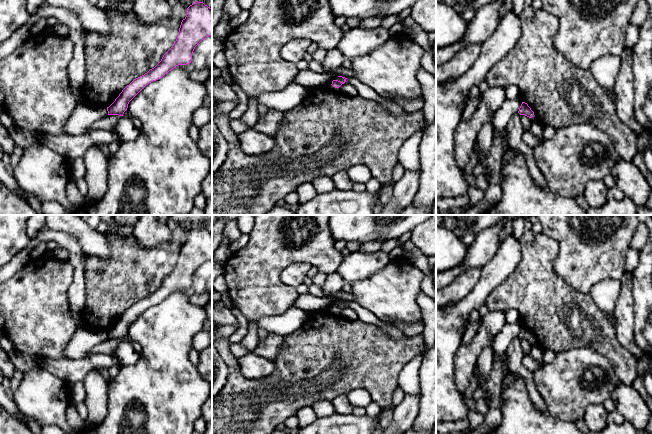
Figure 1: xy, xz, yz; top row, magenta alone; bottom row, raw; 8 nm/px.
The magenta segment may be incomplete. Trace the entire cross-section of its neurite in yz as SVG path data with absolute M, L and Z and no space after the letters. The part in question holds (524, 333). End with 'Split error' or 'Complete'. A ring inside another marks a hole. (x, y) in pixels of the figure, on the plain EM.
M522 326L522 328L521 328L520 332L519 332L518 337L520 339L525 339L525 340L527 340L529 342L532 342L533 339L534 339L534 336L531 334L531 332L528 330L528 328L525 327L525 326Z. Complete

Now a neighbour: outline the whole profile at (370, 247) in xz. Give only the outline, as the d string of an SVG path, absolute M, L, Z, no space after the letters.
M372 241L372 242L367 242L363 243L359 249L360 252L362 253L374 253L379 250L381 250L382 244L384 241Z

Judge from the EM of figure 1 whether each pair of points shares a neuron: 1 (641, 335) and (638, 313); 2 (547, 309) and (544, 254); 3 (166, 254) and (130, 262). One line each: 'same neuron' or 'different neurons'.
1: same neuron
2: same neuron
3: same neuron

